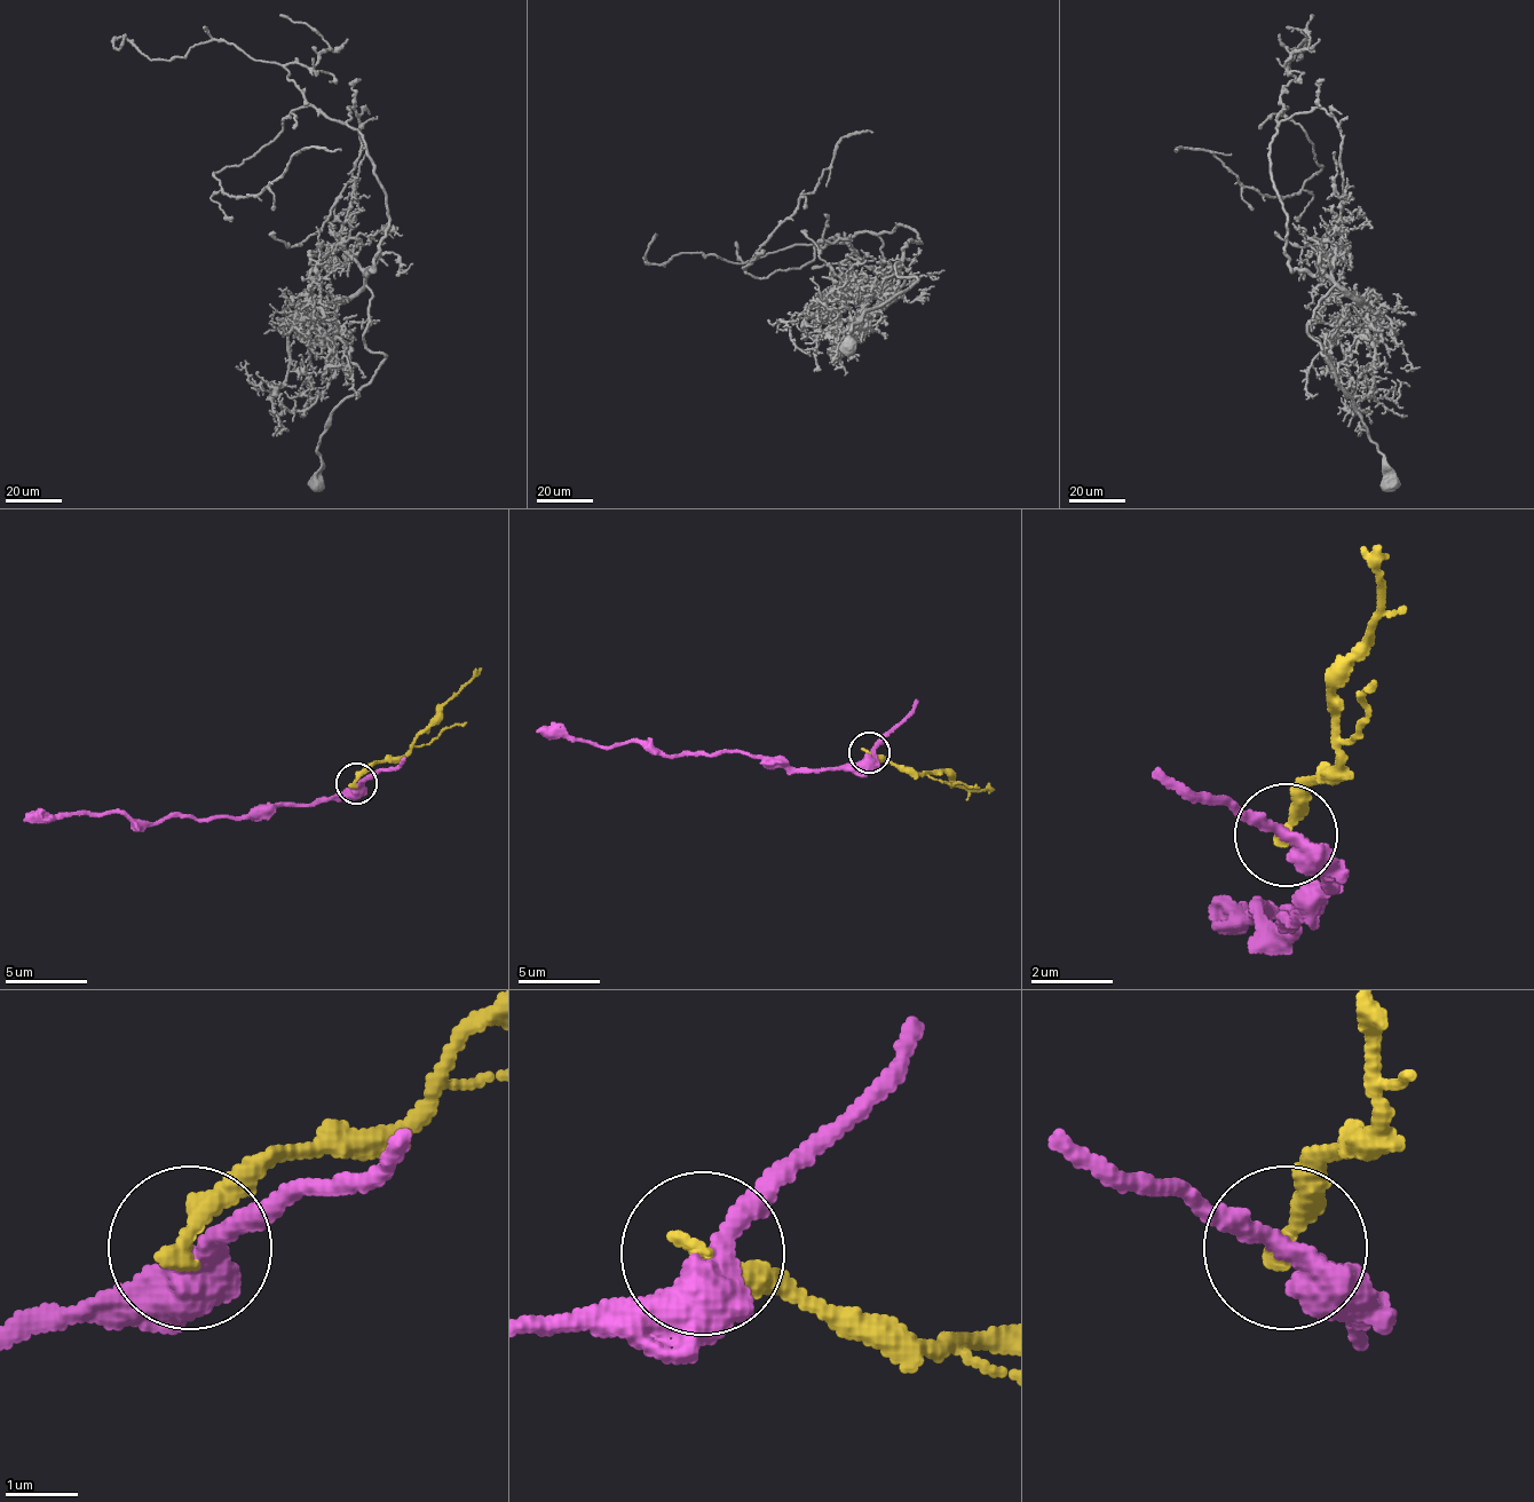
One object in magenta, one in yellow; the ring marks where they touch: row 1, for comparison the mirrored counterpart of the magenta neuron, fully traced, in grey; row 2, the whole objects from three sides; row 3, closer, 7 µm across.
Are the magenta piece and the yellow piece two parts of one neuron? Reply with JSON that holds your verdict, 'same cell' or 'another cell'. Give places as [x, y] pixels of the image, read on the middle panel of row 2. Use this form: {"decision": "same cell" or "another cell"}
{"decision": "another cell"}

